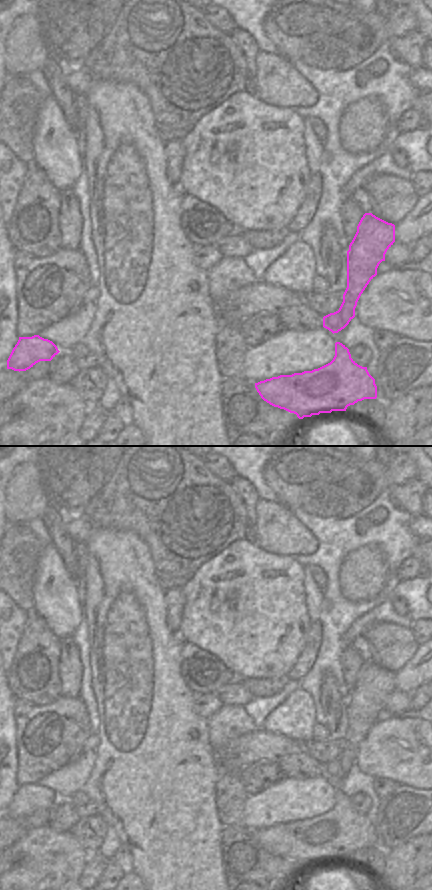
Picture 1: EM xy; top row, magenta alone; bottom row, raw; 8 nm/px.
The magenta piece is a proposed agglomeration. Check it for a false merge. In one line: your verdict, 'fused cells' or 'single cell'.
single cell

